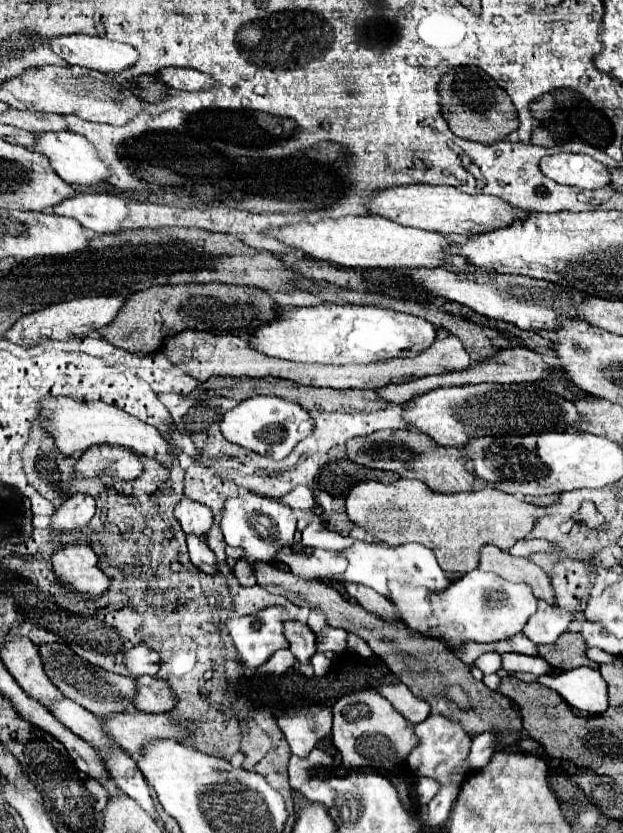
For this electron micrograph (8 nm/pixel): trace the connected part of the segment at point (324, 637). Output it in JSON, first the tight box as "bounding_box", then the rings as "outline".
{"bounding_box":[316,627,347,654],"outline":[[[324,627],[321,635],[316,638],[317,651],[333,651],[337,654],[343,652],[347,649],[347,635],[344,629]]]}

